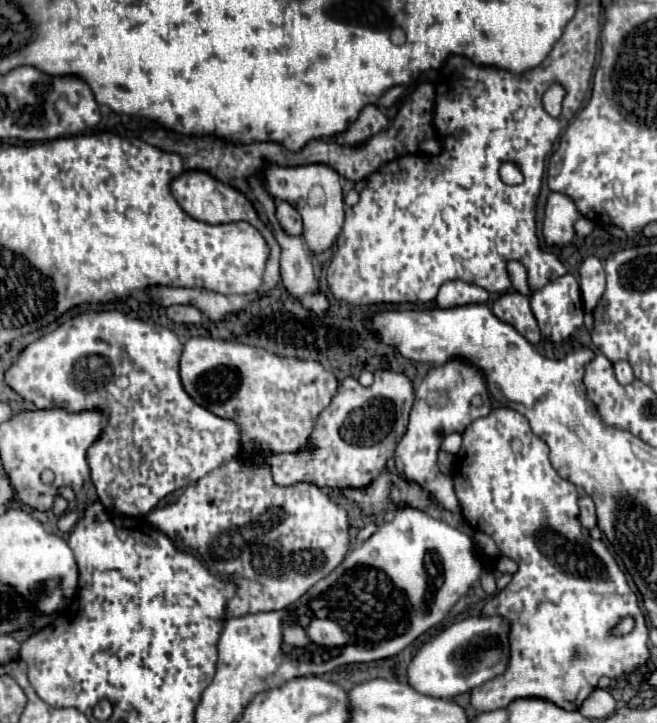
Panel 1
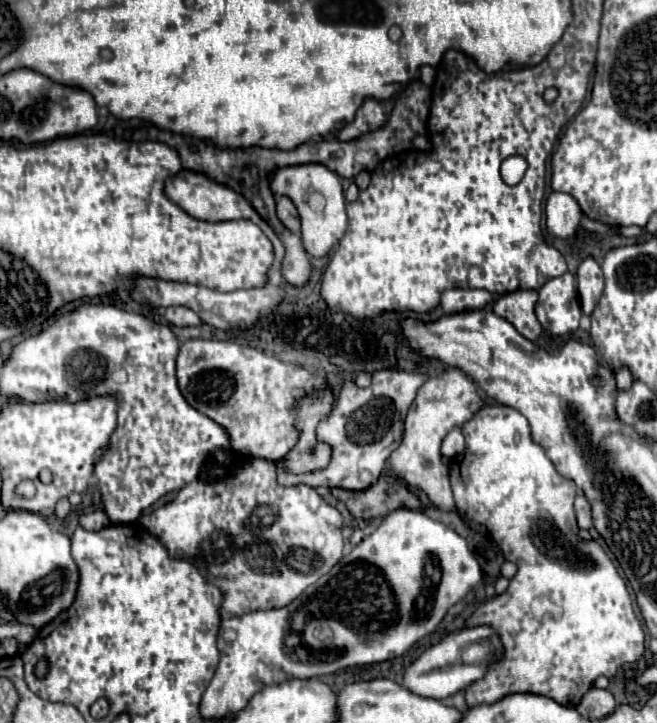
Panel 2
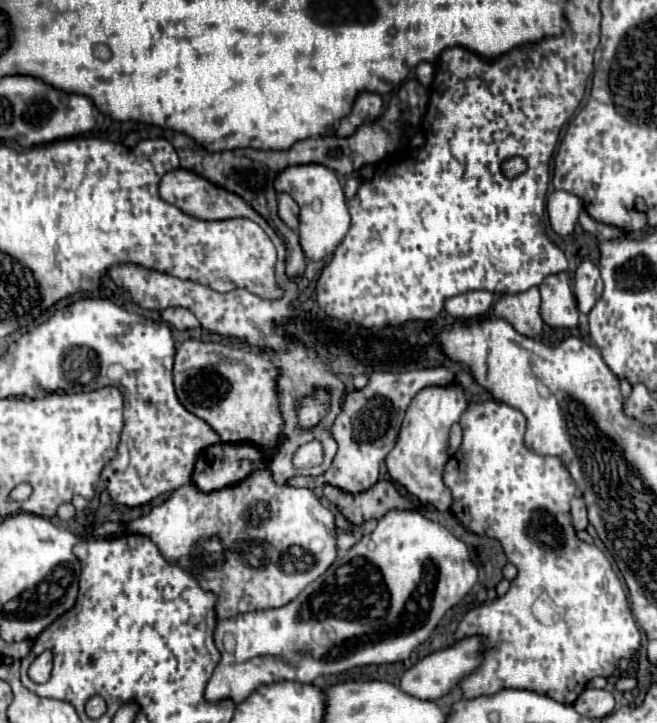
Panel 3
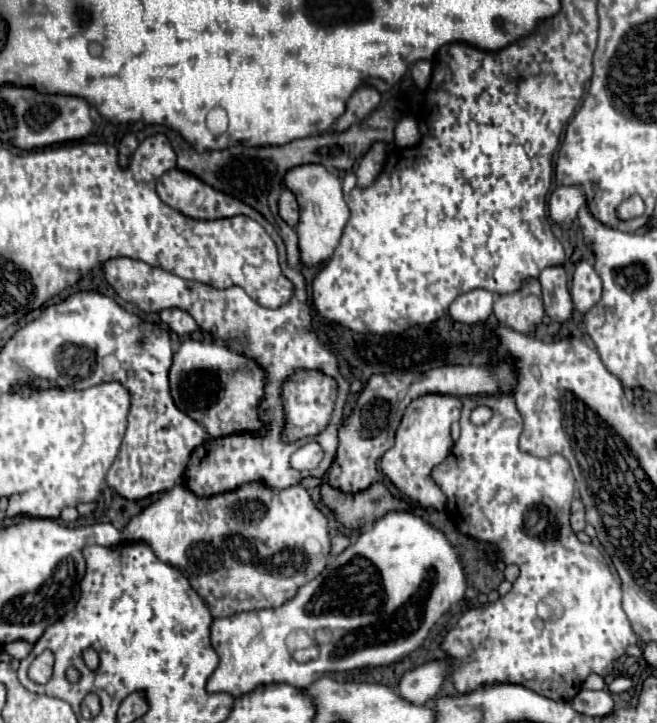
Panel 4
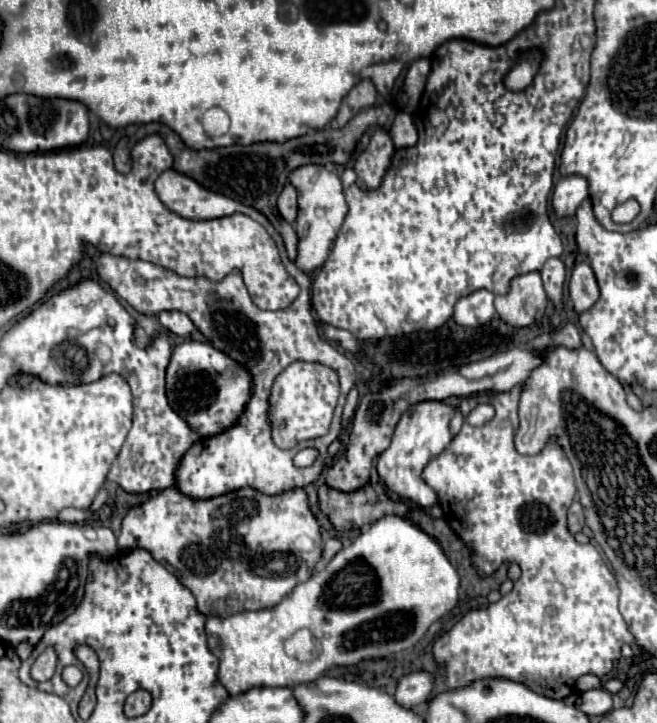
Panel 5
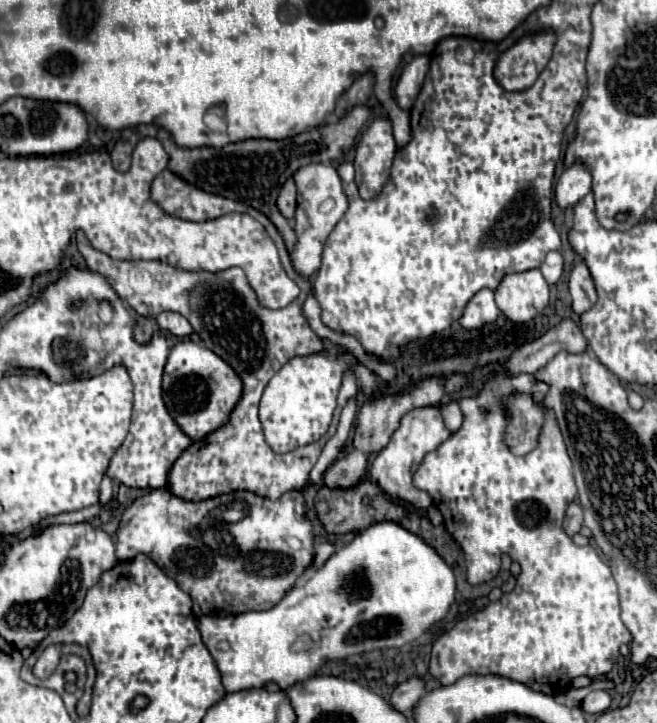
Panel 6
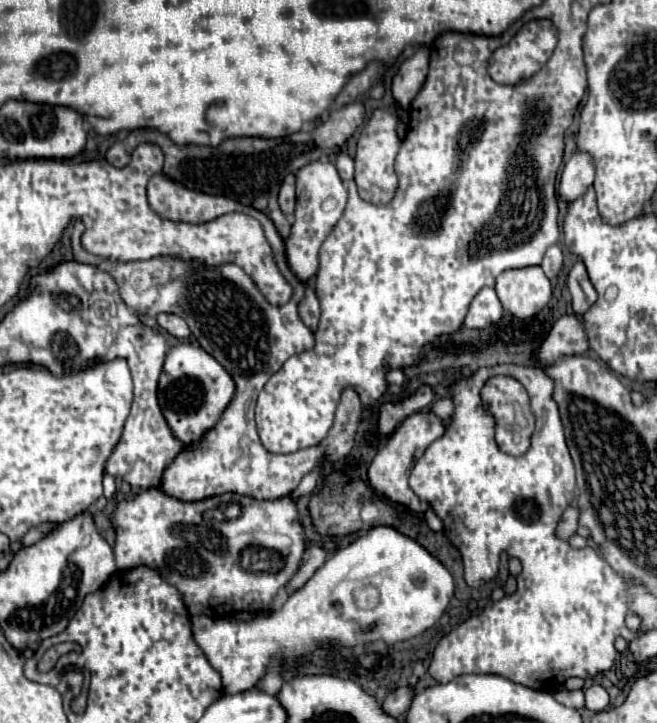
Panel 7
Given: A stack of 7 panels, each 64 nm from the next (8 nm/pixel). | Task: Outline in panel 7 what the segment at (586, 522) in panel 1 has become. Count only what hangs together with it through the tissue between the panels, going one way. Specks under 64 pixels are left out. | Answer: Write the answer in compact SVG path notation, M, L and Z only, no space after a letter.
M566 508L564 514L562 514L562 520L558 522L558 528L556 528L556 536L562 538L562 540L568 540L572 534L576 534L576 528L578 528L578 508Z

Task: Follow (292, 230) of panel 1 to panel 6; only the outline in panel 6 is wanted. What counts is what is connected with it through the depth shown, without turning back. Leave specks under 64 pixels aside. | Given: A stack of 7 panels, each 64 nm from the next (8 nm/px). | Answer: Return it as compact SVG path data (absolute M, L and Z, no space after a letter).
M288 178L280 190L278 196L278 210L282 212L284 218L294 218L294 210L296 210L296 186L294 180Z

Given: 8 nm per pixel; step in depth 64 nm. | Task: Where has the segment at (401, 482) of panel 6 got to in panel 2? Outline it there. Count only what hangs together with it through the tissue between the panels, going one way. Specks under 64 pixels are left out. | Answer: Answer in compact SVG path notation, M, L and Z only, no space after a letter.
M446 370L428 378L418 390L414 404L410 406L404 422L404 438L400 446L390 454L392 472L402 478L412 490L426 494L426 498L440 510L454 510L454 496L448 482L448 466L442 460L442 440L454 428L462 426L476 410L484 406L474 382L460 370Z

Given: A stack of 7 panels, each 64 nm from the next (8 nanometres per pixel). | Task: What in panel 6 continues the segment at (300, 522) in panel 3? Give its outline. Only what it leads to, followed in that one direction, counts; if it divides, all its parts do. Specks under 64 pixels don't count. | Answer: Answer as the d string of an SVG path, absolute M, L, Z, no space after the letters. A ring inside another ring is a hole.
M158 488L136 498L122 512L122 520L116 530L116 558L126 562L136 554L146 554L158 568L164 570L164 574L170 574L170 578L186 594L190 594L194 616L206 614L224 618L226 614L270 610L312 564L312 546L312 524L304 518L304 498L298 490L286 492L274 502L252 492L230 492L202 502L188 502L174 496L168 488ZM230 506L236 506L244 512L238 522L226 522L222 518L222 512Z

